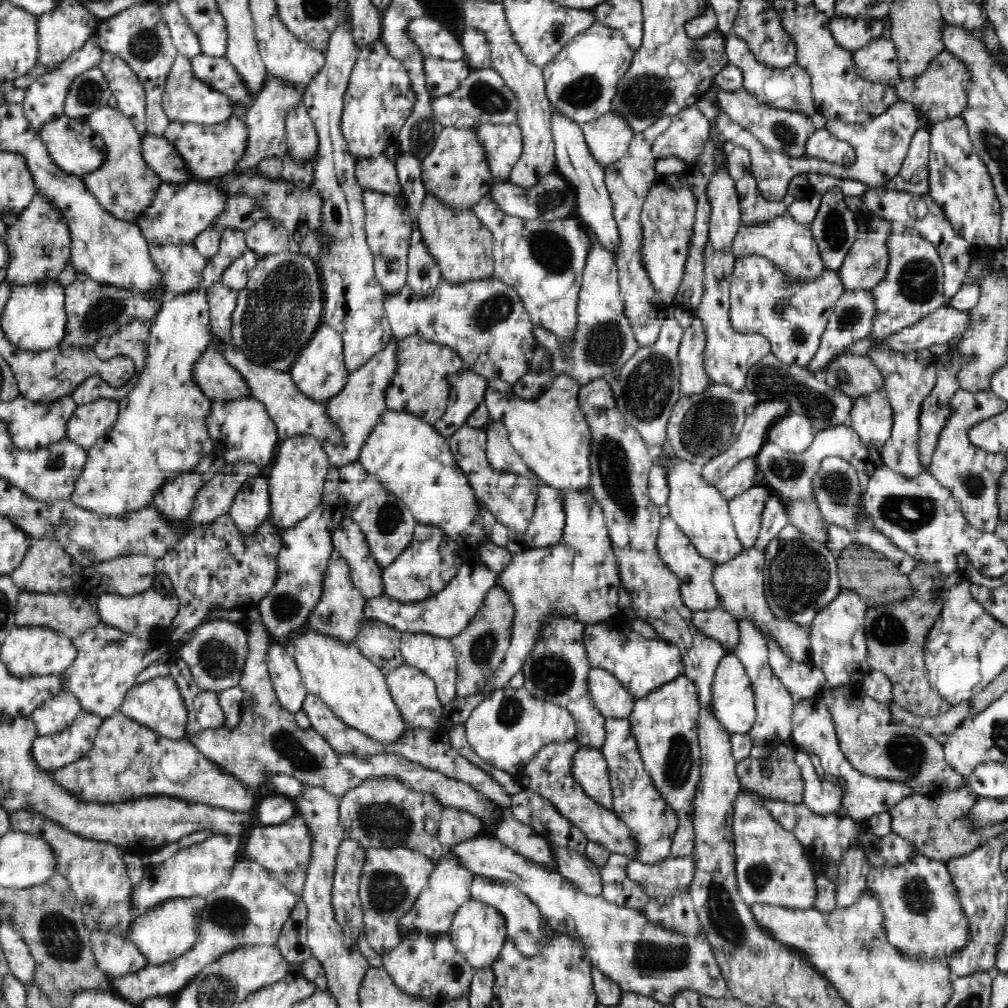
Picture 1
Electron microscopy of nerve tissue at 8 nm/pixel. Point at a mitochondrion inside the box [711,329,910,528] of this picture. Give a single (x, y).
(823, 407)

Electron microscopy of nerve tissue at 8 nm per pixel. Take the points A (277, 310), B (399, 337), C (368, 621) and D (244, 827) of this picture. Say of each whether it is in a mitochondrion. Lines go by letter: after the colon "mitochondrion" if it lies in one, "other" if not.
A: mitochondrion
B: other
C: other
D: other

